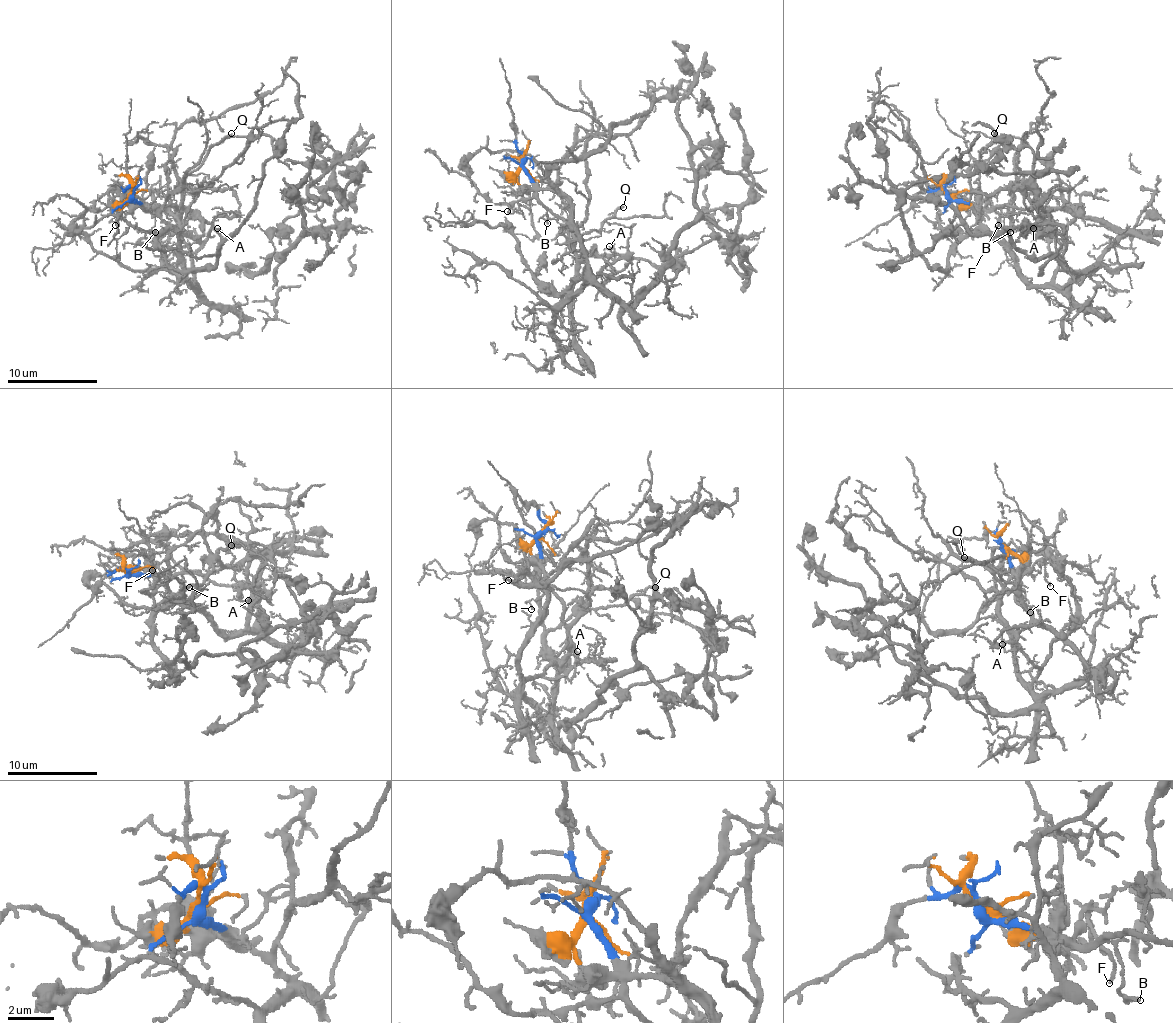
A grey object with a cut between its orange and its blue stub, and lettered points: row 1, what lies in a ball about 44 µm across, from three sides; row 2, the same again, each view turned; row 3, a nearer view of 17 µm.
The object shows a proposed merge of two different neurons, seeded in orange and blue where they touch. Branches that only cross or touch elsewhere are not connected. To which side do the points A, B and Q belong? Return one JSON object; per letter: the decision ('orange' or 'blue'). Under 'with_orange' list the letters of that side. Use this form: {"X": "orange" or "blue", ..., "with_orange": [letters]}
{"A": "blue", "B": "blue", "Q": "blue", "with_orange": []}

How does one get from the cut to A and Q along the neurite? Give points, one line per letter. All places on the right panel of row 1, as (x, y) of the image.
A: (948, 194), (950, 198), (986, 210), (1038, 207), (1043, 214), (1038, 219), (1047, 228), (1034, 228)
Q: (948, 194), (950, 198), (986, 210), (1002, 207), (1011, 200), (1011, 189), (1022, 178), (1018, 155), (993, 133)

